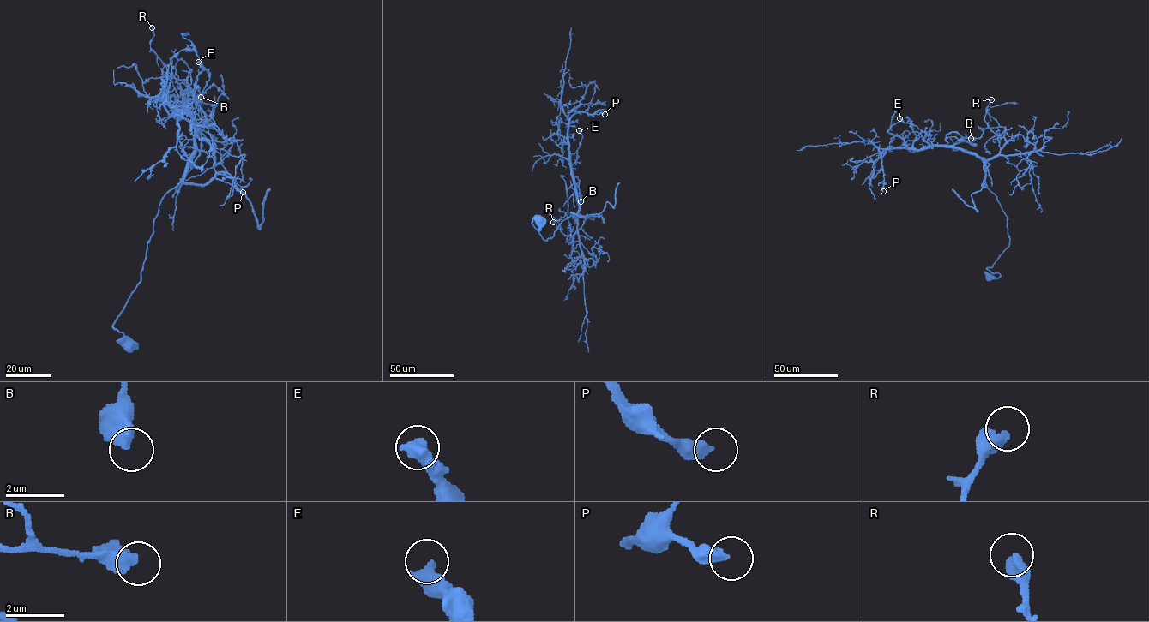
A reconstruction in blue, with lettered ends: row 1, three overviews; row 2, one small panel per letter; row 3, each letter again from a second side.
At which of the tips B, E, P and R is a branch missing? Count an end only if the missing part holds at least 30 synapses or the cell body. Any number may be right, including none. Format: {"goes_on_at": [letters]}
{"goes_on_at": []}

